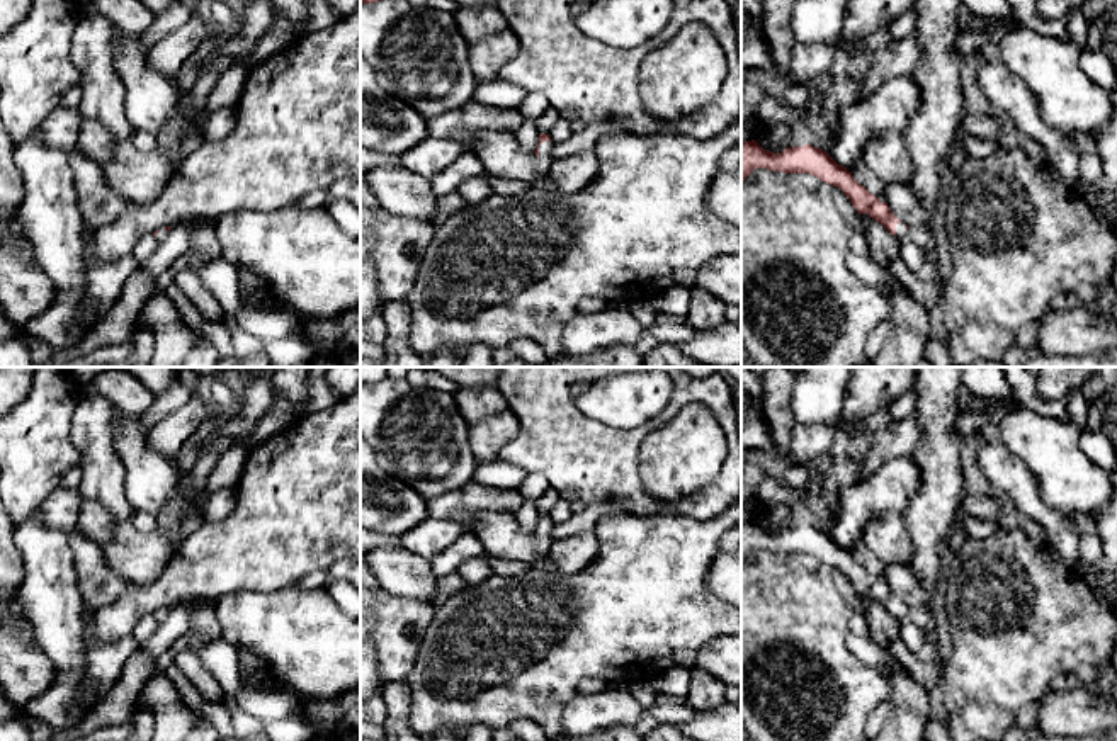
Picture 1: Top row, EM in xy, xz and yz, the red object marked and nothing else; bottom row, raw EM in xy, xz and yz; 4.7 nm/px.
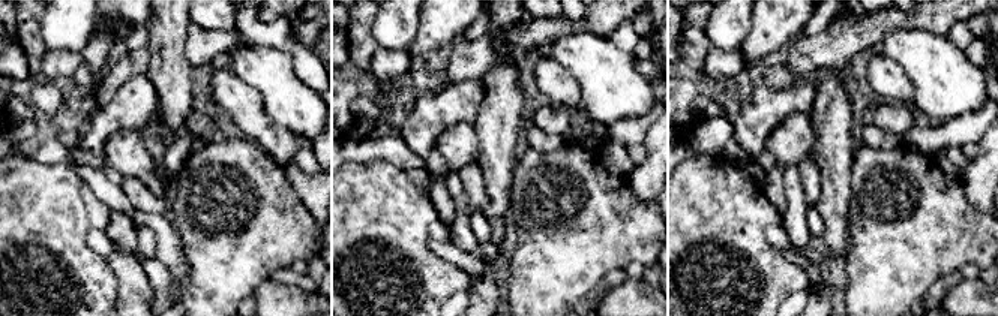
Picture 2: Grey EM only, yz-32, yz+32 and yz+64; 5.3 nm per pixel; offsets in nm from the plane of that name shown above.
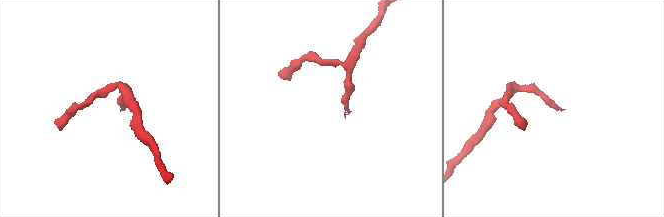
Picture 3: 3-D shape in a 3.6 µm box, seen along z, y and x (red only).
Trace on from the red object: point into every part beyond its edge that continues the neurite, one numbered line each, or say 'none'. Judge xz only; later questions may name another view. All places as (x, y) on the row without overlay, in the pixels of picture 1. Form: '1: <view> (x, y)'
1: xz (544, 539)

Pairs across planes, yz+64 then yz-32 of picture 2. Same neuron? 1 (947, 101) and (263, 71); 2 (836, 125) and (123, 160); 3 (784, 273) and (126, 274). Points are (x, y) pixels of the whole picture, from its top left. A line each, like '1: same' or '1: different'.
1: same
2: different
3: different

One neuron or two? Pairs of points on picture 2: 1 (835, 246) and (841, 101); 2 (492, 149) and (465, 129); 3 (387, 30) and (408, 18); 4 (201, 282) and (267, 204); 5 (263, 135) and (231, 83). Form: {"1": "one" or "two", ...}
{"1": "one", "2": "two", "3": "one", "4": "one", "5": "one"}

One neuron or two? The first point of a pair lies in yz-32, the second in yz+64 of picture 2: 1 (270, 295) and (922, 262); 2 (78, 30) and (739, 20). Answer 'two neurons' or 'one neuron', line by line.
1: two neurons
2: one neuron

